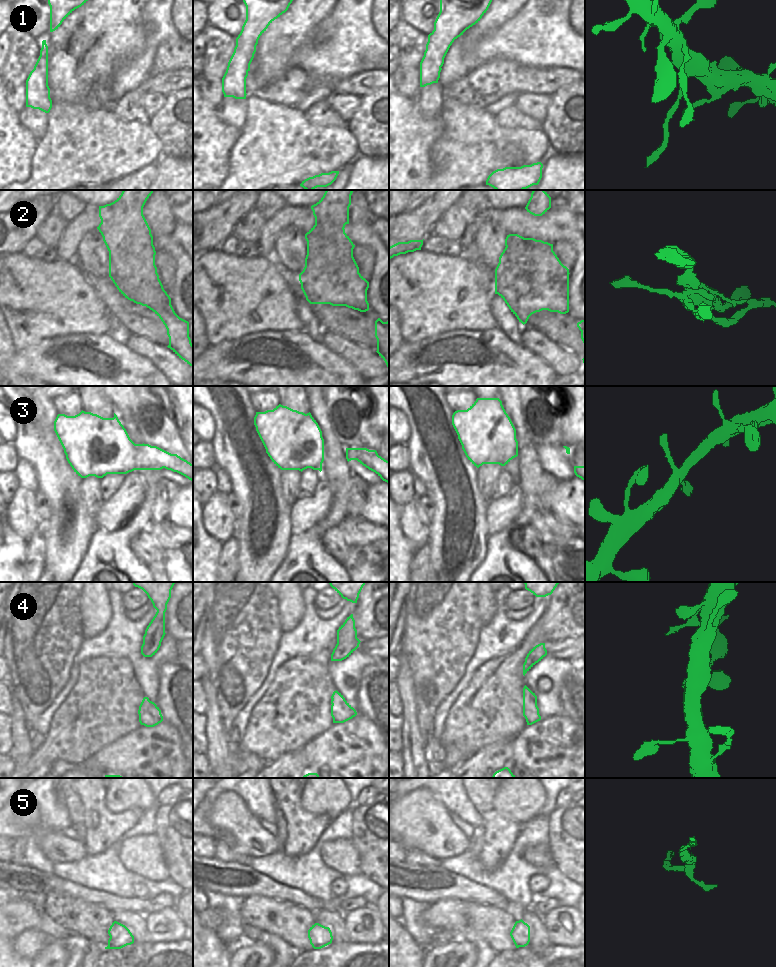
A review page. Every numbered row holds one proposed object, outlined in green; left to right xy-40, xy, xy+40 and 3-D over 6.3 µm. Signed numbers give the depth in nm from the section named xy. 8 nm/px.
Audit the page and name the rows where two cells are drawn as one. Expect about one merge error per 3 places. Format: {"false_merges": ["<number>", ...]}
{"false_merges": ["1", "2", "4"]}

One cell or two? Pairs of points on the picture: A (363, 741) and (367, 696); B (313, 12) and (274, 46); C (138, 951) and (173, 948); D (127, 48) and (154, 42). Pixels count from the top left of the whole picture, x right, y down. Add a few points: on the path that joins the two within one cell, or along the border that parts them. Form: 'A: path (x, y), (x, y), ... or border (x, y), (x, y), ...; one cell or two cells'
A: border (359, 712), (366, 716), (378, 730); two cells
B: path (303, 18), (284, 37); one cell
C: path (147, 951), (164, 950); one cell
D: border (142, 21), (145, 27), (145, 45), (129, 61); two cells

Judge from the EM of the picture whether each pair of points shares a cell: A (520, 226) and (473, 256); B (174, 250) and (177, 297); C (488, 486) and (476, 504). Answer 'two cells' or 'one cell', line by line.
A: two cells
B: one cell
C: two cells

